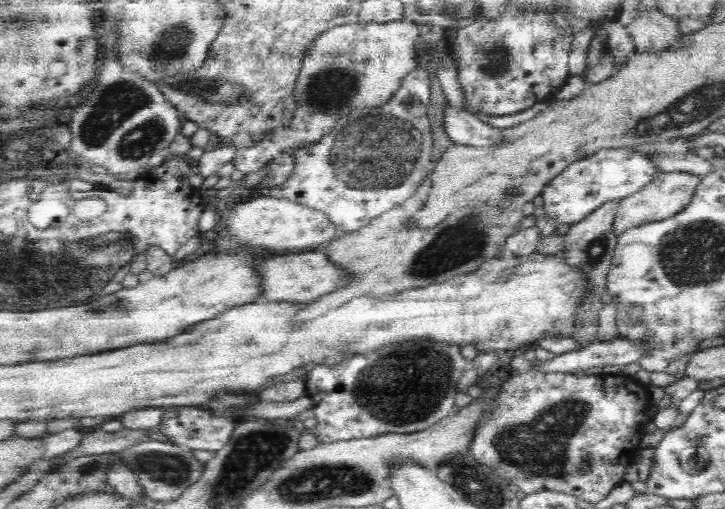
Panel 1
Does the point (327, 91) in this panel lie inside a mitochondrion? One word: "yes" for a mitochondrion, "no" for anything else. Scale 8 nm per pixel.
yes

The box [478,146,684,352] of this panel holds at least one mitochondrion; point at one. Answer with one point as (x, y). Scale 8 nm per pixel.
(597, 250)

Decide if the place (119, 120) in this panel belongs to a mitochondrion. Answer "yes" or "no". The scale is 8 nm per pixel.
yes

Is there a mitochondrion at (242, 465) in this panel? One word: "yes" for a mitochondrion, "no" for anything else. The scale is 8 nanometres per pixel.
yes

